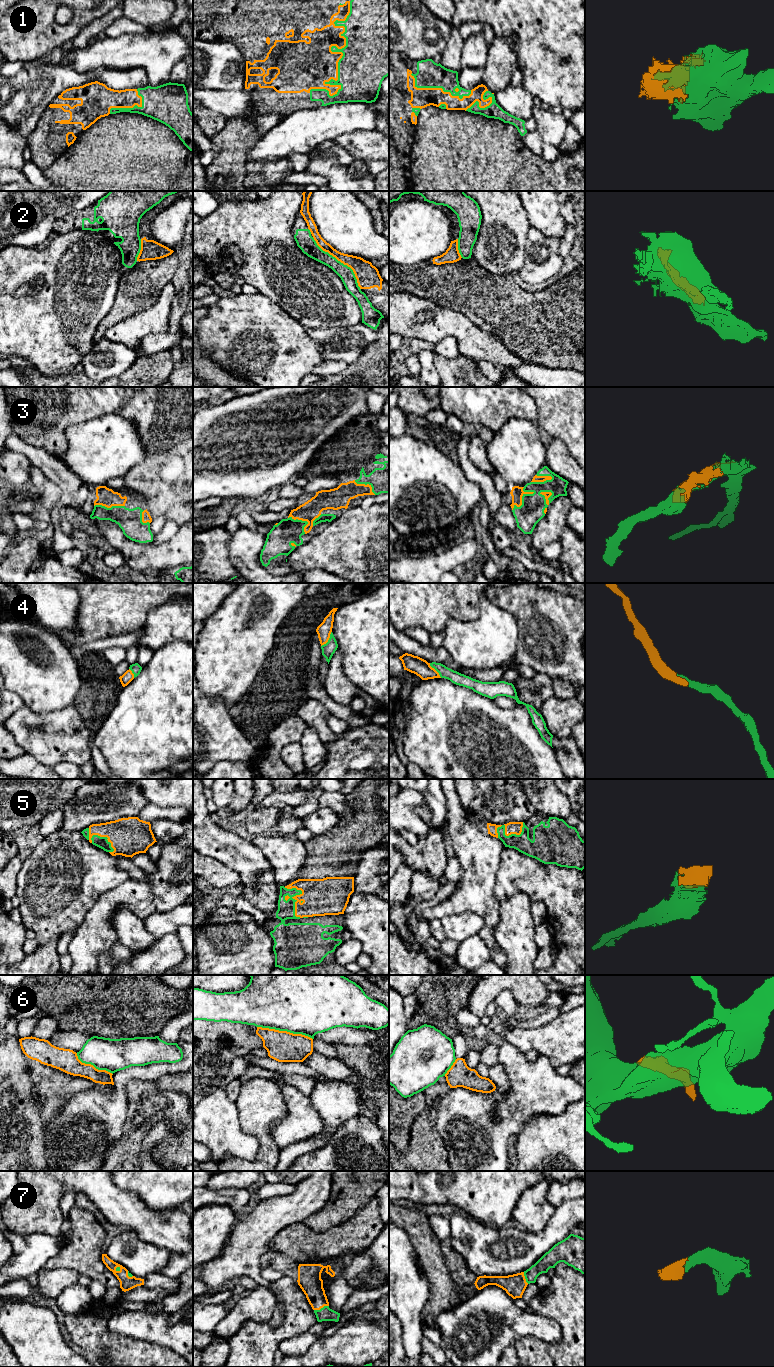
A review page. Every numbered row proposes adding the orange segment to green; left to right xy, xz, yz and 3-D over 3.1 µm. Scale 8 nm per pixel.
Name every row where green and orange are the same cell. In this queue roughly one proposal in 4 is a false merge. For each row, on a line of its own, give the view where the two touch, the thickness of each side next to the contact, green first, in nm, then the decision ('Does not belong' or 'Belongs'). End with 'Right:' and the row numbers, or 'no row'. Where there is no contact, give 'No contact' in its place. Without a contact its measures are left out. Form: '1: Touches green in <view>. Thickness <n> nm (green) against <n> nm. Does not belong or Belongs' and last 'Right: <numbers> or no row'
1: Touches green in xz. Thickness 440 nm (green) against 360 nm. Belongs
2: Touches green in xz. Thickness 120 nm (green) against 190 nm. Does not belong
3: Touches green in yz. Thickness 200 nm (green) against 100 nm. Belongs
4: Touches green in xz. Thickness 110 nm (green) against 120 nm. Belongs
5: Touches green in xz. Thickness 140 nm (green) against 300 nm. Belongs
6: Touches green in xz. Thickness 500 nm (green) against 260 nm. Does not belong
7: Touches green in xz. Thickness 110 nm (green) against 190 nm. Belongs
Right: 1, 3, 4, 5, 7

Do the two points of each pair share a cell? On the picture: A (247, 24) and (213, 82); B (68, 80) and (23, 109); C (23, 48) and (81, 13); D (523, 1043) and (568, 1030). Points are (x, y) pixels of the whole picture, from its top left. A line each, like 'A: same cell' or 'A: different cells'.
A: different cells
B: same cell
C: same cell
D: same cell

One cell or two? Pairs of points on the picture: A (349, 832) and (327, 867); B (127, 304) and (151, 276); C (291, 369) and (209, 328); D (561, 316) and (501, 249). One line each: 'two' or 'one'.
A: one
B: one
C: one
D: two

